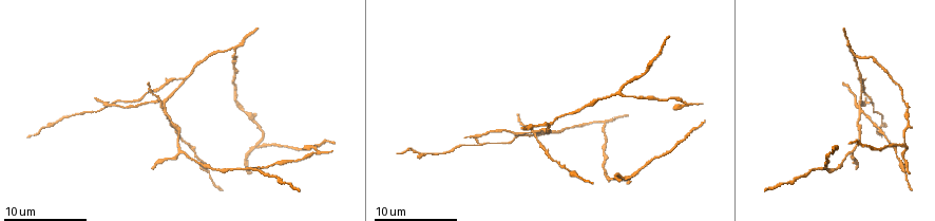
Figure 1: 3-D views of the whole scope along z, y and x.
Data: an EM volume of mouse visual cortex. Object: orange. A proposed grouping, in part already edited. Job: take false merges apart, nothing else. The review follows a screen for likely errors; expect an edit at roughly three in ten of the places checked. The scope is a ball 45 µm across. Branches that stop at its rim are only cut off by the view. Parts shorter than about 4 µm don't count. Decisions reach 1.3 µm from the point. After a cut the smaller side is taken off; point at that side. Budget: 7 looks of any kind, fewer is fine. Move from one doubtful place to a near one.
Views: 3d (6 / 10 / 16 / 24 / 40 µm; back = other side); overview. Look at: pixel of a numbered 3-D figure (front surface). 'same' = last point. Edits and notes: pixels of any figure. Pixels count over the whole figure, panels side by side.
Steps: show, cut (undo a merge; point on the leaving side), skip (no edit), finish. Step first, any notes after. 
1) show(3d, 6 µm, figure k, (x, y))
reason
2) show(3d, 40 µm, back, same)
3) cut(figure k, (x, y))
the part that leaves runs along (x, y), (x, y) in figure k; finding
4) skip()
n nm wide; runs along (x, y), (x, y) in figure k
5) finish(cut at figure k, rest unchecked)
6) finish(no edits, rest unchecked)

show(3d, 6 µm, figure 1, (619, 91))

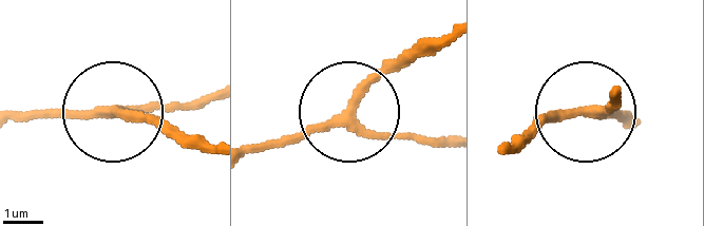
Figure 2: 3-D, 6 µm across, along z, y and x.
show(3d, 6 µm, back, figure 2, (350, 117))

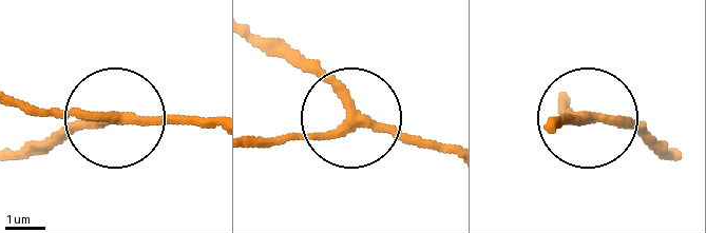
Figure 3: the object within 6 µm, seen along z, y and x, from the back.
skip()
one neuron here

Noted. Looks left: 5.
show(3d, 6 µm, figure 1, (586, 108))
thin neck

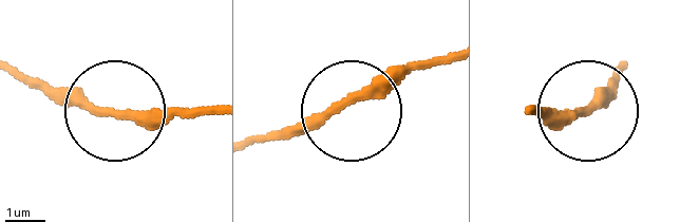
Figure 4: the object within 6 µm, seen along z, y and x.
skip()
230 nm wide; runs along (23, 72), (134, 115), (191, 115) in figure 4; one neuron here

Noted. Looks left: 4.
show(3d, 6 µm, figure 1, (860, 113))
small branch off a trunk

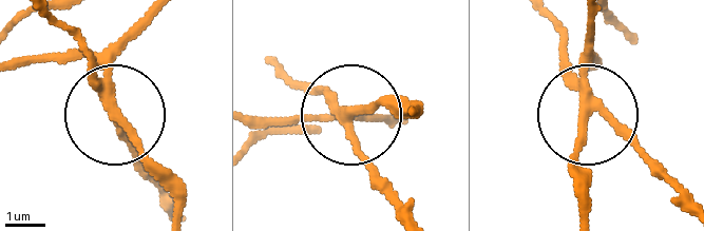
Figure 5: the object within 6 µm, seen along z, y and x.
cut(figure 5, (84, 38))
side arm 14 µm; 3 arms; a second neuron is stuck on

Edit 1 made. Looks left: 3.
finish(cut at figure 5, rest unchecked)

